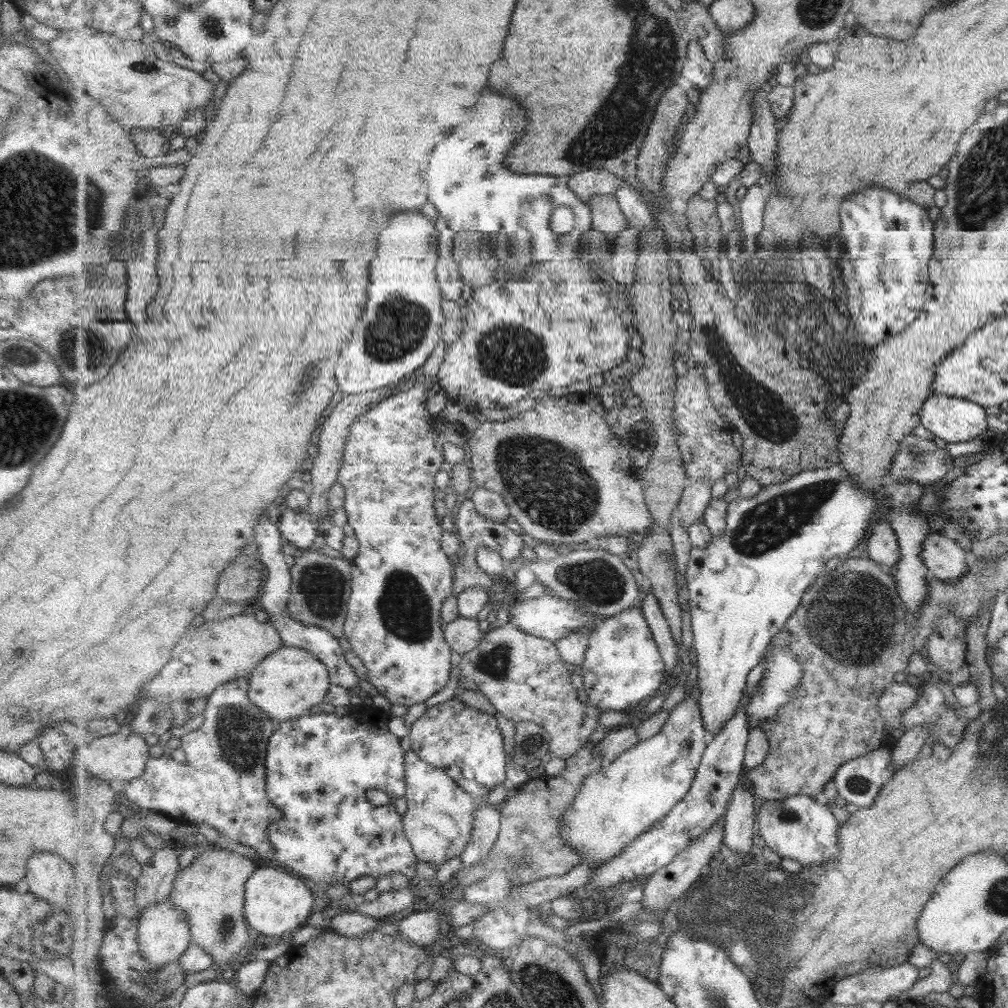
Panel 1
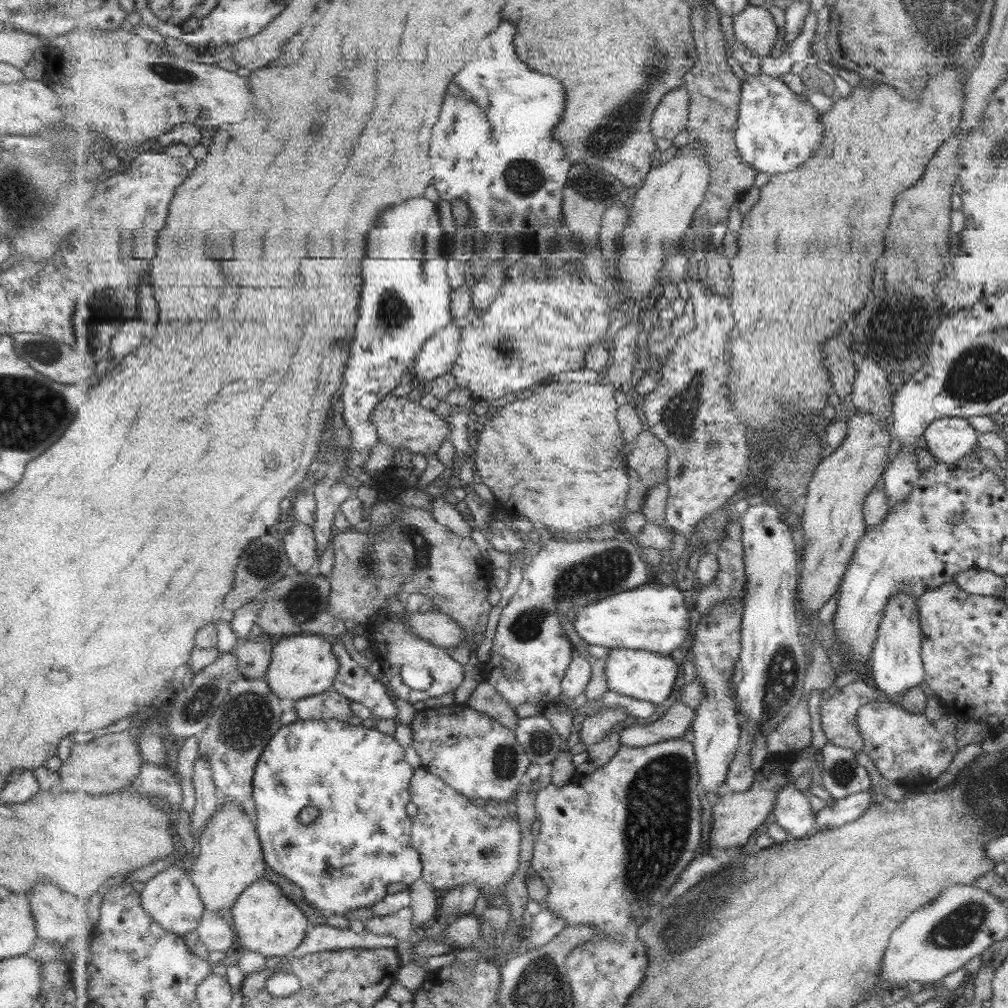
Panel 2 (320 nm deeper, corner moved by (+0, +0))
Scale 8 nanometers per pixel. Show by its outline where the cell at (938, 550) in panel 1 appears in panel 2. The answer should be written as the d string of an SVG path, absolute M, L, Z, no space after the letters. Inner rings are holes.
M967 568L954 576L953 584L967 594L1001 597L1004 591L1003 579L988 570Z

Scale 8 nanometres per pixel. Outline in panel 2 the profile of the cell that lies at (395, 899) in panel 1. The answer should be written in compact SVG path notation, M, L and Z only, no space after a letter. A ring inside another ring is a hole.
M409 906L402 908L399 912L386 914L385 916L375 917L374 915L367 919L365 928L369 928L375 934L381 936L396 936L401 942L407 942L418 937L414 928L414 912Z

